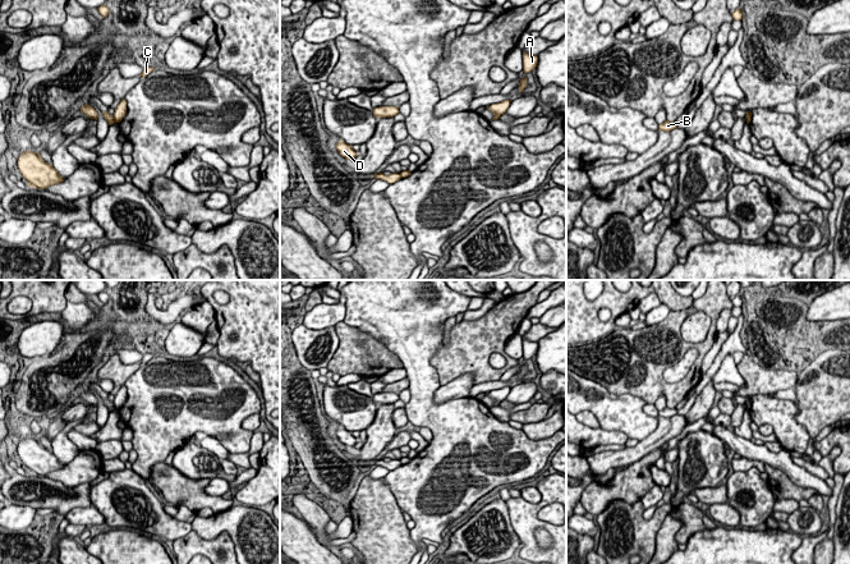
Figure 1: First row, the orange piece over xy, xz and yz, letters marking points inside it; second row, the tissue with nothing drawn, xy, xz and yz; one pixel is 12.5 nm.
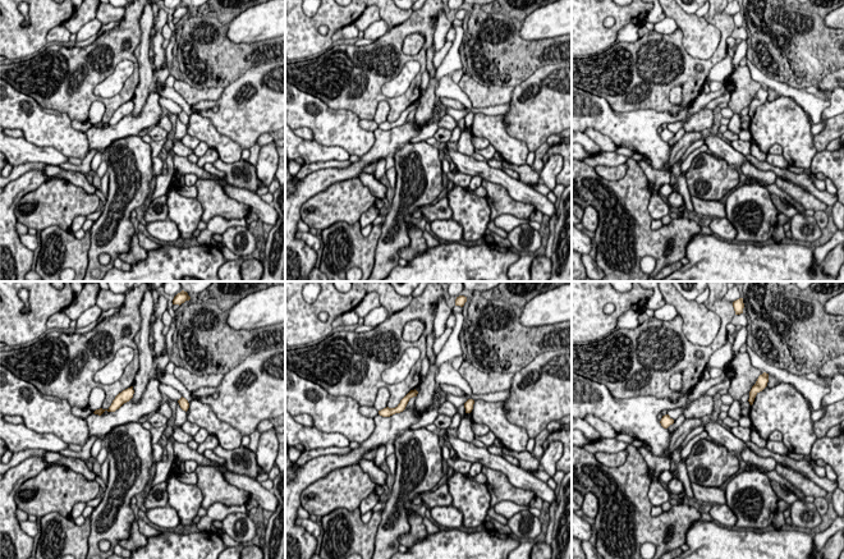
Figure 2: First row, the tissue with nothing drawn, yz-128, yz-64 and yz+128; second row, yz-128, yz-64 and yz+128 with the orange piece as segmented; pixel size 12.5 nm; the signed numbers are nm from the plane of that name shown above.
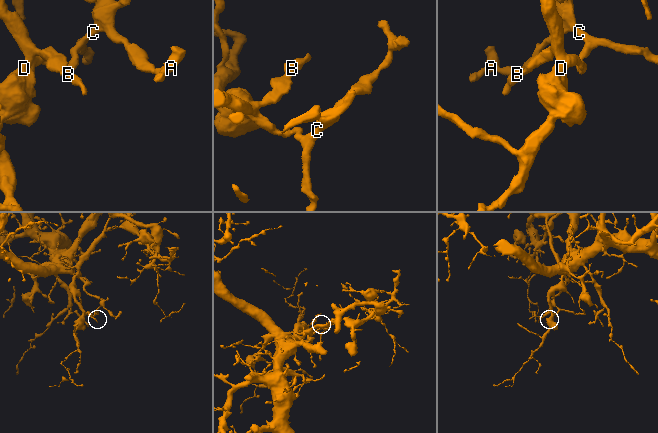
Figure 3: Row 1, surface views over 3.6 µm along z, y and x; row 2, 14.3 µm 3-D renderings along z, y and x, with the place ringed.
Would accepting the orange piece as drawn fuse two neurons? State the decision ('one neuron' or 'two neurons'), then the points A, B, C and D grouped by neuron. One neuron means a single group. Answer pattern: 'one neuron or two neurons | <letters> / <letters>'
two neurons | A C / B D

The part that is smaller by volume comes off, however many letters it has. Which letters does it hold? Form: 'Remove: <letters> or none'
Remove: B, D

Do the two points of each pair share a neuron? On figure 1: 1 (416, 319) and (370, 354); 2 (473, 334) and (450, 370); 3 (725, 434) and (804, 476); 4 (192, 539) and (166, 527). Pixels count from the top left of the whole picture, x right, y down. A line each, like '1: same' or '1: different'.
1: different
2: same
3: same
4: different

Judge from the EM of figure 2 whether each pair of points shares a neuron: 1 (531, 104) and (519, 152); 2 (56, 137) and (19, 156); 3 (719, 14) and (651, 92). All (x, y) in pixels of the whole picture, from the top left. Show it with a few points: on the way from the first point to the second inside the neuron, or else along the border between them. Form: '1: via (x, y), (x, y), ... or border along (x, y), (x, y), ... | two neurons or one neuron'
1: border along (503, 117), (507, 131), (521, 140), (530, 151) | two neurons
2: border along (23, 137), (39, 146), (53, 146), (65, 156) | two neurons
3: via (723, 41), (721, 51), (711, 62), (678, 67) | one neuron

